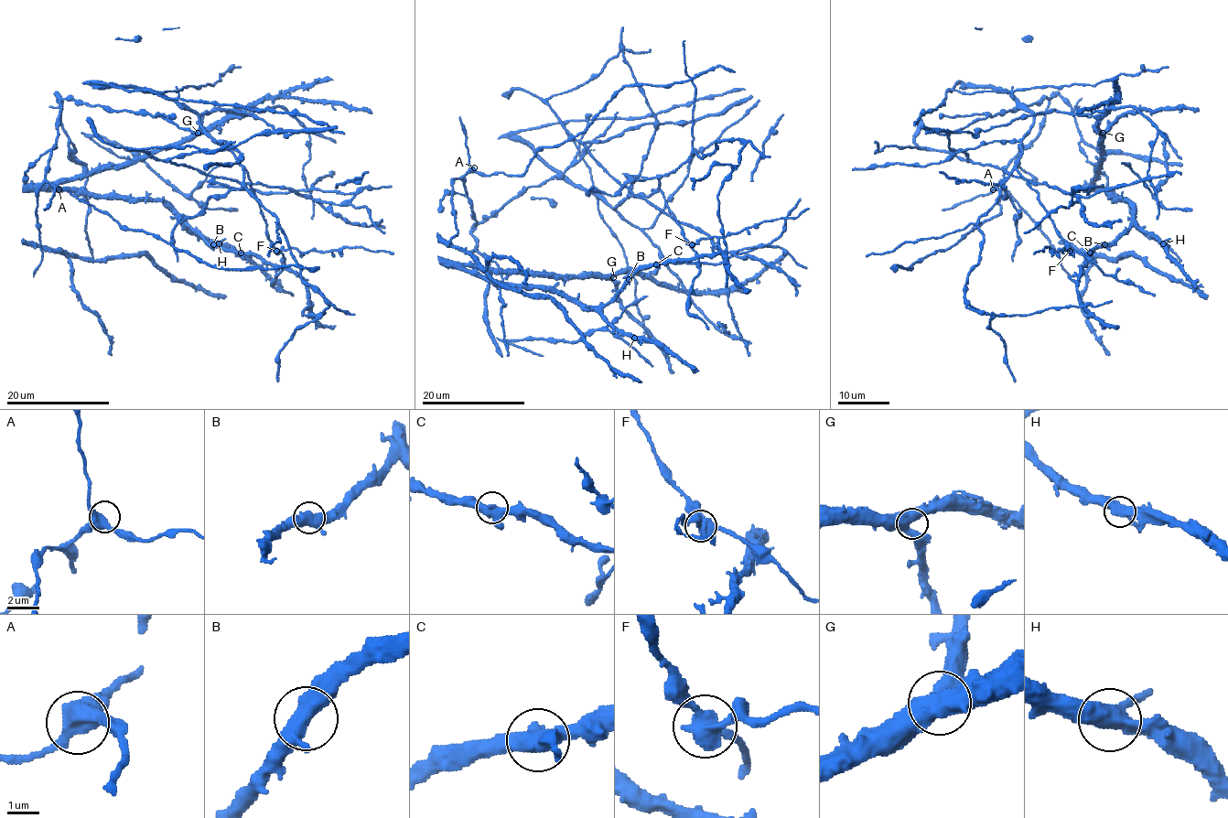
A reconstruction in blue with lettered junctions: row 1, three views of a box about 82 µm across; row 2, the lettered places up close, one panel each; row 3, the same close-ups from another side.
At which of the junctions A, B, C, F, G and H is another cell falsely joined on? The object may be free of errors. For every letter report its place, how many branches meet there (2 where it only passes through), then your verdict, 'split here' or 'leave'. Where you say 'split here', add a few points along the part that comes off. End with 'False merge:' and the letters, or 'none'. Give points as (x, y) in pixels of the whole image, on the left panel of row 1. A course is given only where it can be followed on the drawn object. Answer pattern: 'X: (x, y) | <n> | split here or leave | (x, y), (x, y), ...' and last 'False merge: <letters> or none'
A: (59, 189) | 3 | leave
B: (213, 244) | 3 | leave
C: (241, 252) | 3 | leave
F: (276, 251) | 3 | split here | (276, 251), (297, 248), (301, 252), (333, 251), (351, 247), (393, 253)
G: (198, 133) | 3 | leave
H: (219, 243) | 3 | leave
False merge: F

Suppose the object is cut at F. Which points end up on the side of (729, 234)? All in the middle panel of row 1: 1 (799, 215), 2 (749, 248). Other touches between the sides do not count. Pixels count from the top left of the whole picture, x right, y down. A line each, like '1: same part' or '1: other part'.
1: same part
2: other part

